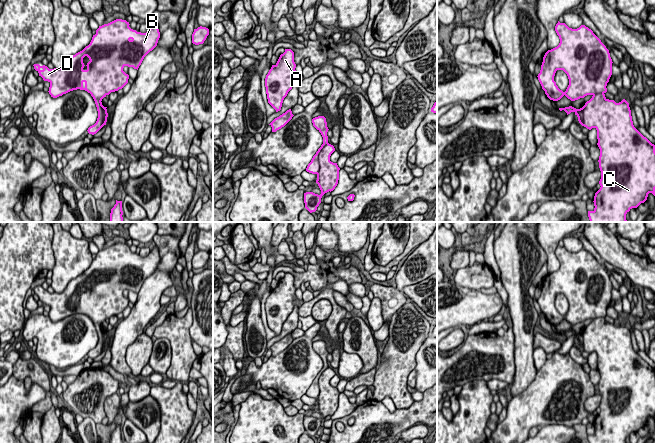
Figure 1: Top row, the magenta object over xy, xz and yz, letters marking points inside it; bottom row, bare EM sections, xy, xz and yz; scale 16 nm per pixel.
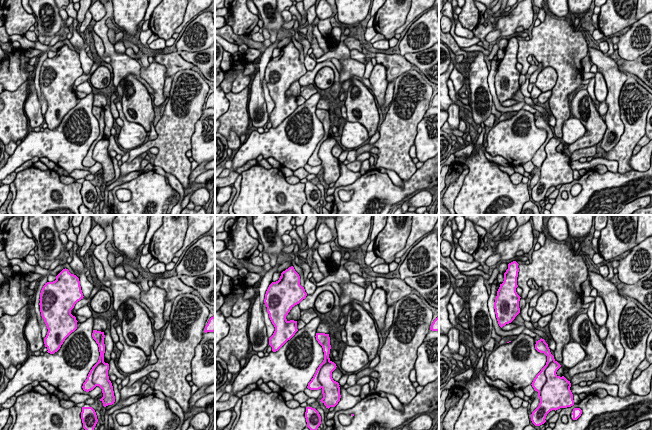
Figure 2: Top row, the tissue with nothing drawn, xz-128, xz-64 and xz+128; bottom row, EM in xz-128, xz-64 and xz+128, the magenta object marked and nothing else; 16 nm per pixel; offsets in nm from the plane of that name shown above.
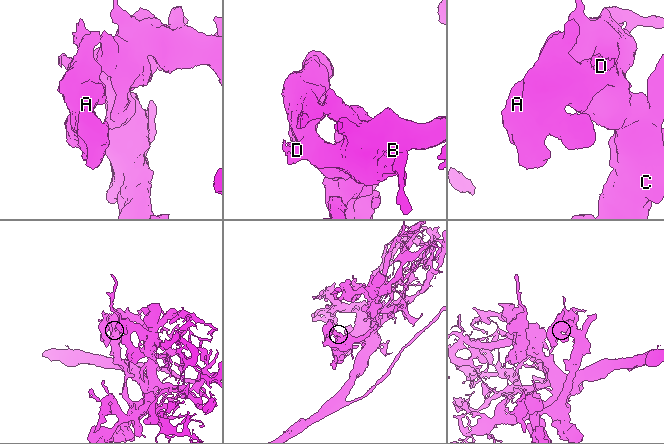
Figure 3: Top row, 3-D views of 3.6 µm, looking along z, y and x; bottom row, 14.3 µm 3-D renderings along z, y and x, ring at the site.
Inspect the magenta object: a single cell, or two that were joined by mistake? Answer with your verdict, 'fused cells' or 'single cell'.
single cell

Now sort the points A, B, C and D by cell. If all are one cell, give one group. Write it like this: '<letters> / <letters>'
A B C D

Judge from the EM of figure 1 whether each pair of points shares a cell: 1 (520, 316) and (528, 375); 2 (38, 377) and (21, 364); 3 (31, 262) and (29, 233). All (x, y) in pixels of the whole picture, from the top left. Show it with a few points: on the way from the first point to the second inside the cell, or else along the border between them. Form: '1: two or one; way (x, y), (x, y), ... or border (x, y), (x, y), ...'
1: one; way (523, 331), (524, 360)
2: one; way (34, 374), (25, 368)
3: one; way (30, 255), (29, 240)

